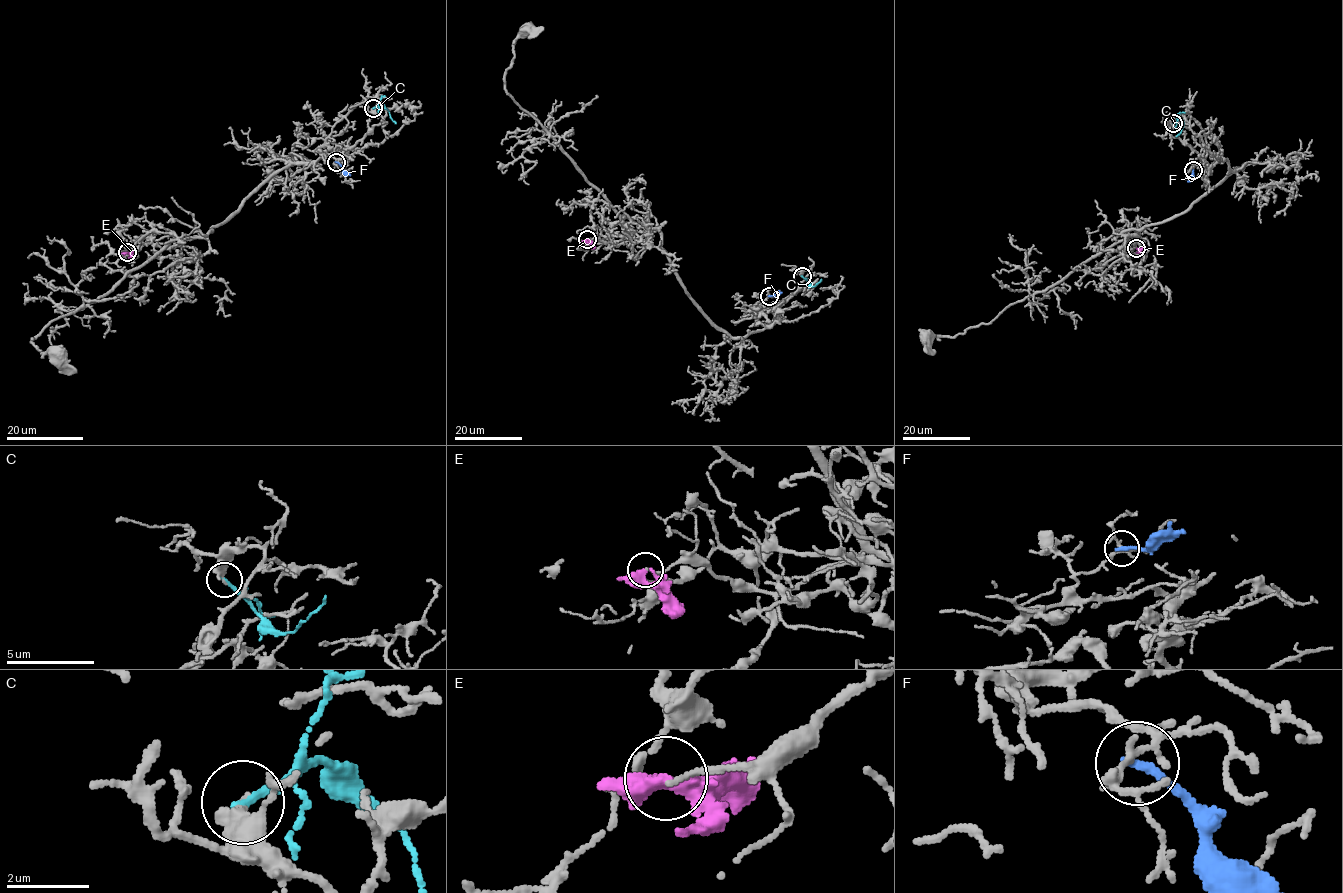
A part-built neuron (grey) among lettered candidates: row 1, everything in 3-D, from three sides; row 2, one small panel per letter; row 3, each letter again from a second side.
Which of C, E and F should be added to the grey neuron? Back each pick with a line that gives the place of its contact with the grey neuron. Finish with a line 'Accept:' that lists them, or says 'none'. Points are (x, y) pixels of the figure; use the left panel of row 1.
Accept: none

